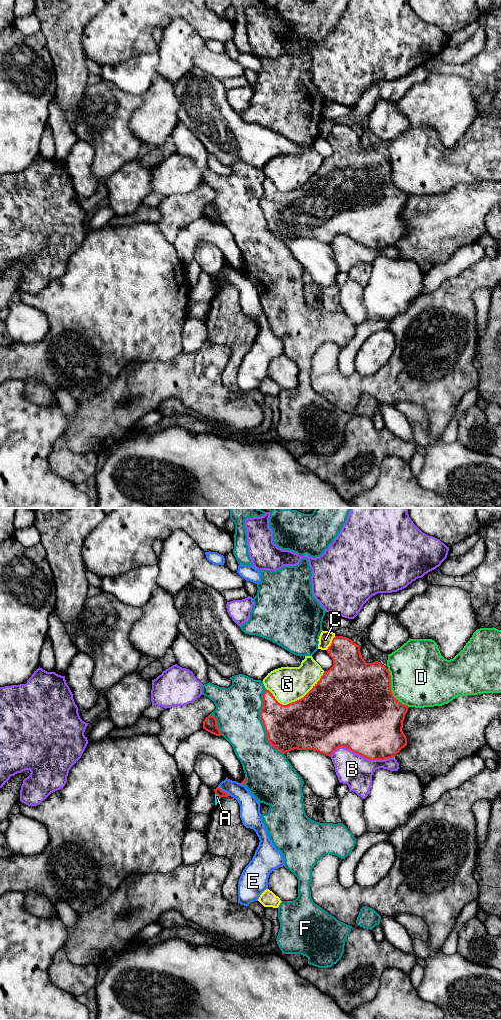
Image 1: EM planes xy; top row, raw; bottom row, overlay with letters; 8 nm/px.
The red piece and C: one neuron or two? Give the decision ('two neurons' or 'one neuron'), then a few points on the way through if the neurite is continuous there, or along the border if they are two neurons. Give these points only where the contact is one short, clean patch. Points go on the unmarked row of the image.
two neurons

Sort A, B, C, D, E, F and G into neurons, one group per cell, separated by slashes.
A / B C / D / E / F / G

